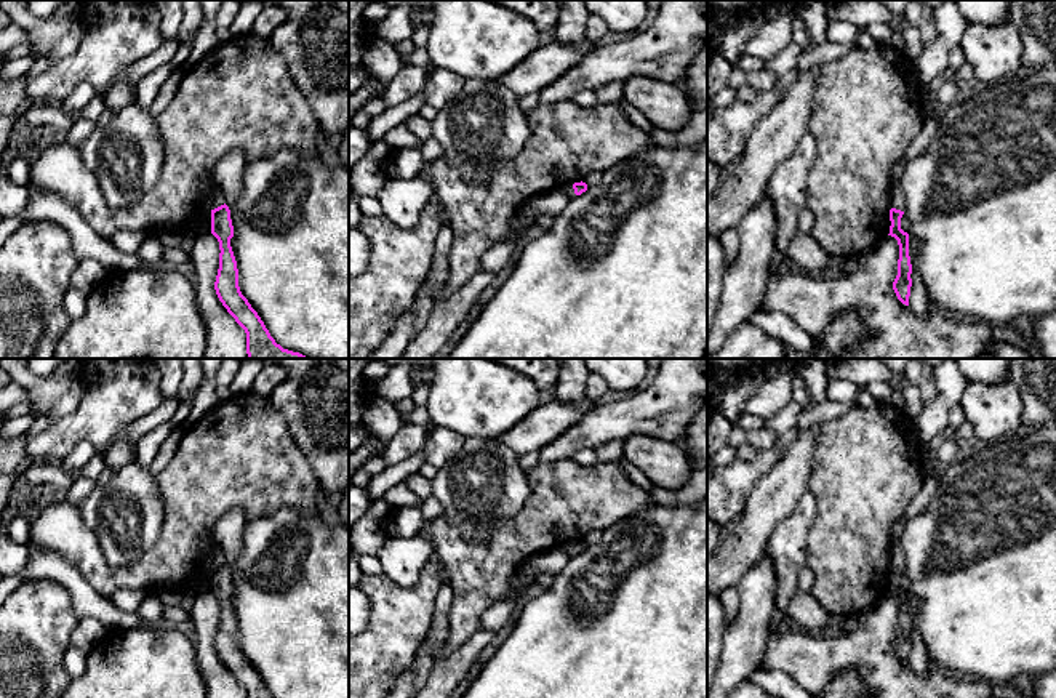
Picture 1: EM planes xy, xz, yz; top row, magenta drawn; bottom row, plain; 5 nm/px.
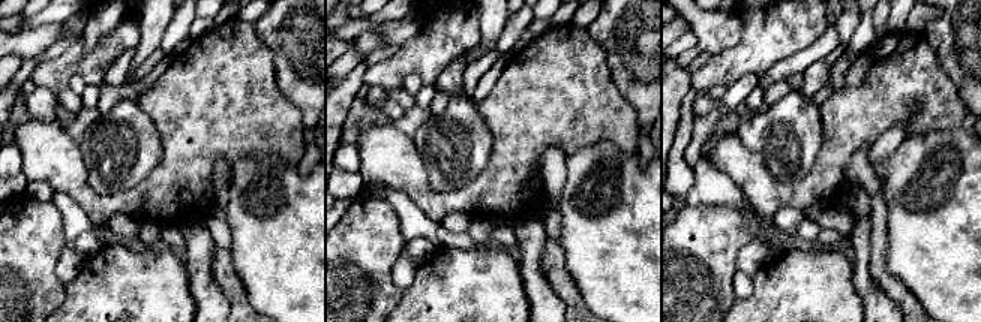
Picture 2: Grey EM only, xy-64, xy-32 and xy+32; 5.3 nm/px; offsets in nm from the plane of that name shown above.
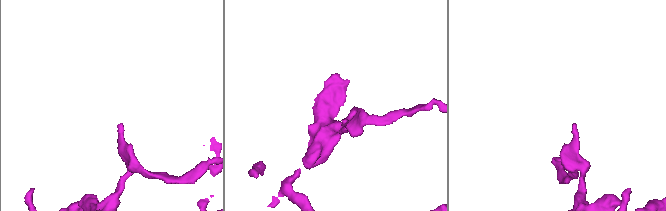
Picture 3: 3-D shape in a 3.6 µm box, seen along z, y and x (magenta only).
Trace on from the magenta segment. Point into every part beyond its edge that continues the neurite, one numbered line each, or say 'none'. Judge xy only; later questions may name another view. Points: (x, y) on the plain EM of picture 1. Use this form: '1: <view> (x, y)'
1: xy (212, 553)

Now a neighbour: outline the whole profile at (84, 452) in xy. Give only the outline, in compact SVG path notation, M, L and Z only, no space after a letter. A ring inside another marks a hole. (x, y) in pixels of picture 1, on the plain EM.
M80 442L66 458L61 459L61 467L72 474L83 467L98 451L88 442Z

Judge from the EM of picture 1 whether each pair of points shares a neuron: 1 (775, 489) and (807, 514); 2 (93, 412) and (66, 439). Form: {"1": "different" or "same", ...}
{"1": "different", "2": "same"}

